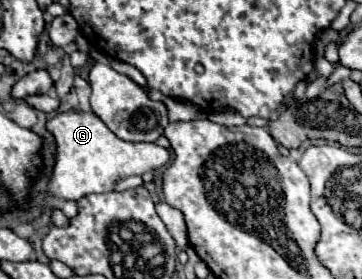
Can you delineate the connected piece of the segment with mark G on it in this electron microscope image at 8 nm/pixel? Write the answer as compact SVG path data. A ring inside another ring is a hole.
M59 112L47 122L57 142L57 162L49 180L49 192L65 200L79 200L93 192L111 192L119 180L141 176L165 166L171 158L167 148L149 142L127 142L117 138L93 112Z

